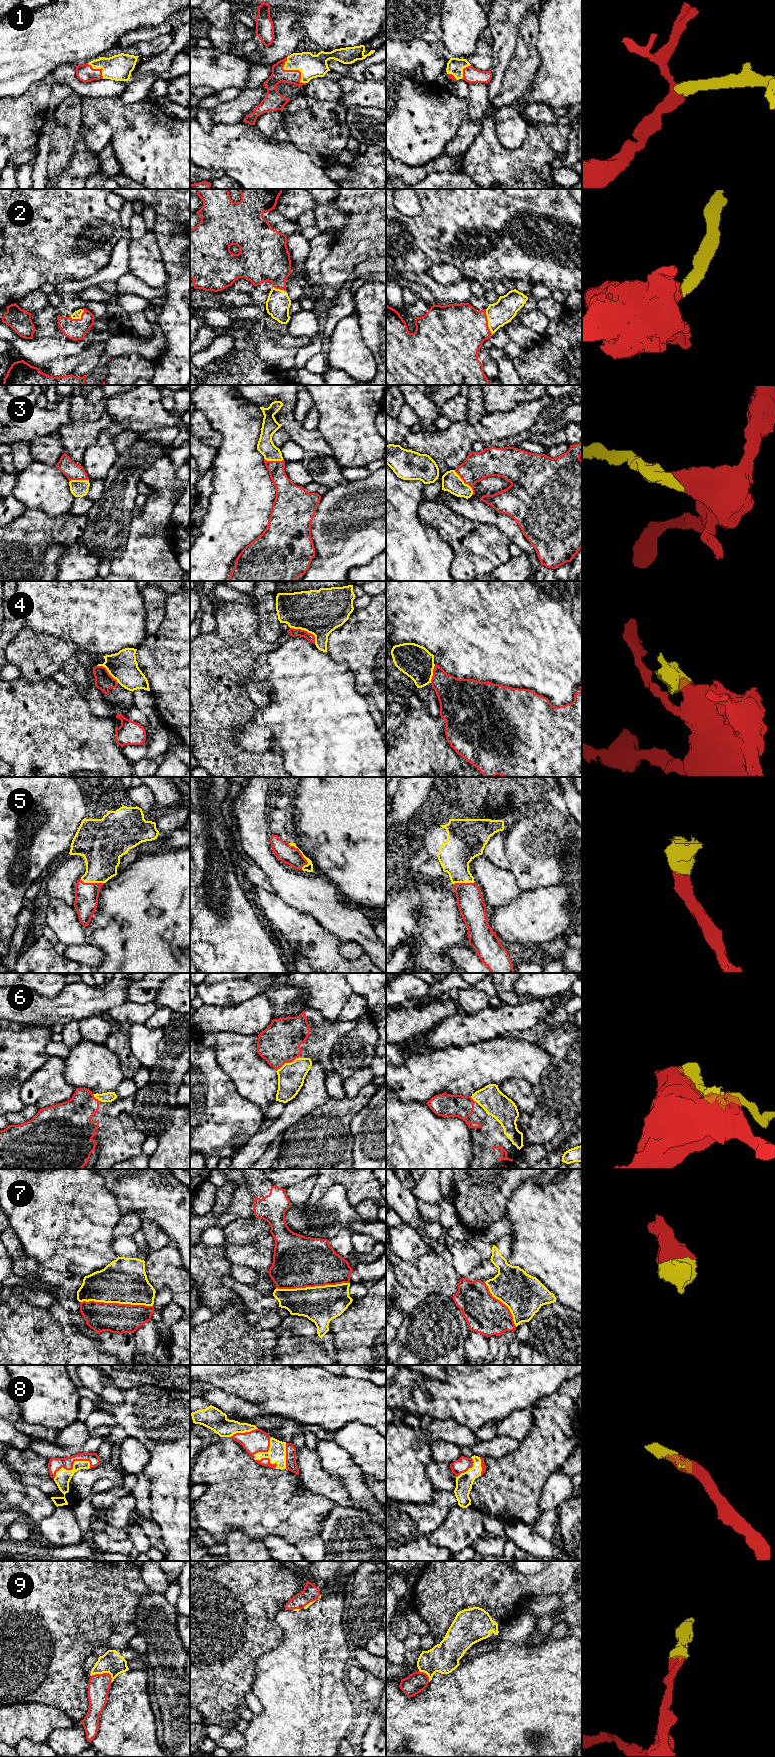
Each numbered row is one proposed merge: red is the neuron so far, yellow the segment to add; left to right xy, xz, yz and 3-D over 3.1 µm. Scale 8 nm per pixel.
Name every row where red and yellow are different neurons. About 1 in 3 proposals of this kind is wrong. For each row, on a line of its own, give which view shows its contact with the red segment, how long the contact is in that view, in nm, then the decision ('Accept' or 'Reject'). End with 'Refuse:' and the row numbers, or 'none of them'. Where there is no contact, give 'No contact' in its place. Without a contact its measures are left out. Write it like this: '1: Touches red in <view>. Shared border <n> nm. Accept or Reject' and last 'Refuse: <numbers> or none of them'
1: Touches red in xz. Shared border 260 nm. Accept
2: Touches red in yz. Shared border 200 nm. Accept
3: Touches red in yz. Shared border 240 nm. Accept
4: Touches red in xz. Shared border 240 nm. Reject
5: Touches red in xz. Shared border 240 nm. Accept
6: Touches red in xz. Shared border 220 nm. Accept
7: Touches red in xz. Shared border 600 nm. Accept
8: Touches red in xz. Shared border 260 nm. Accept
9: Touches red in xy. Shared border 180 nm. Accept
Refuse: 4

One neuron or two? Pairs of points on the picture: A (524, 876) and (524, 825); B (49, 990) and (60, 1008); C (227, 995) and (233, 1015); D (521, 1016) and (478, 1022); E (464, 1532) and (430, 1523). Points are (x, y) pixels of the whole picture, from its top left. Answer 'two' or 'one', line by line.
A: one
B: two
C: two
D: one
E: two

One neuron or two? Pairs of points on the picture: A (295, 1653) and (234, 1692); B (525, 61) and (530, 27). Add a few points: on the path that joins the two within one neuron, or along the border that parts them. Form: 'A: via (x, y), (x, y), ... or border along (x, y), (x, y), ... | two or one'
A: border along (260, 1656), (255, 1664), (255, 1677), (250, 1690) | two
B: via (526, 53), (528, 35) | one

